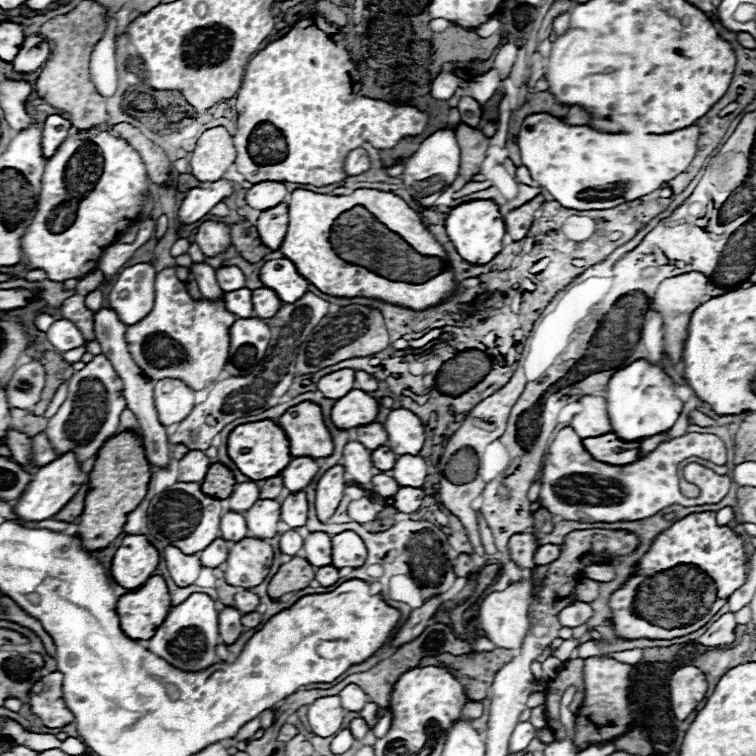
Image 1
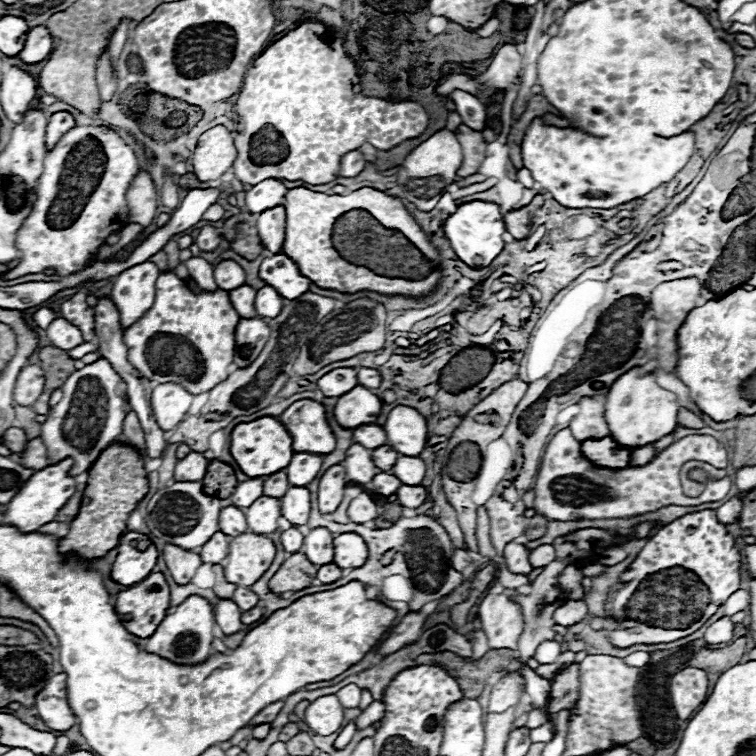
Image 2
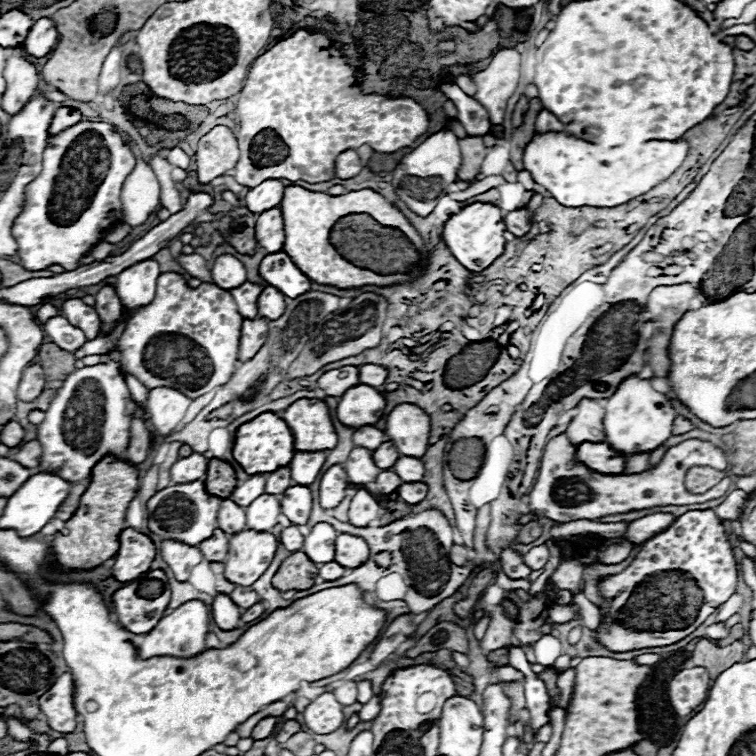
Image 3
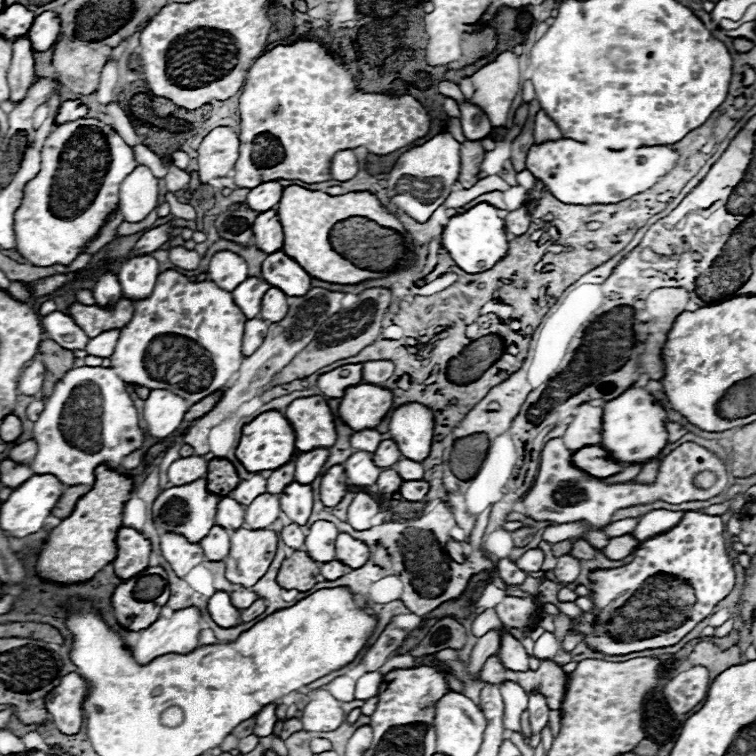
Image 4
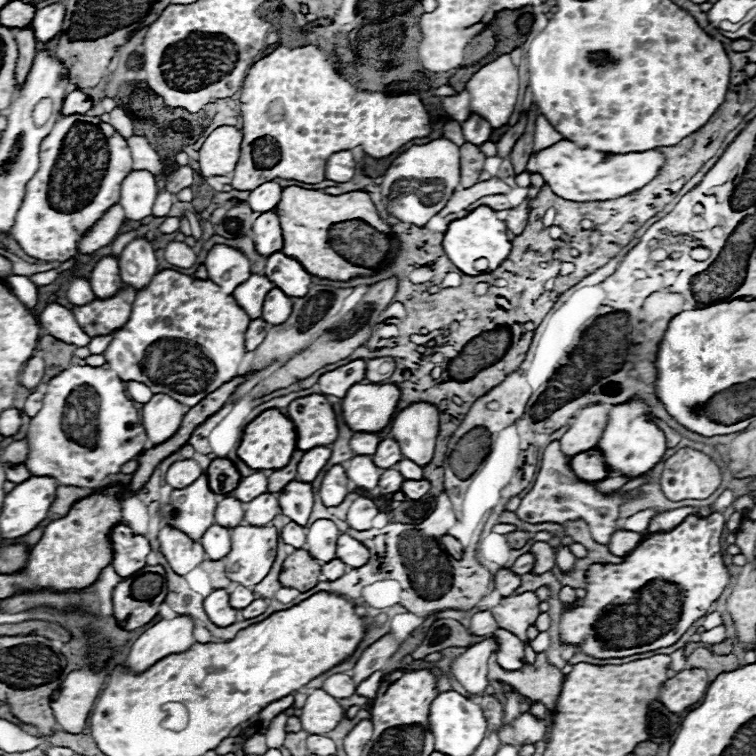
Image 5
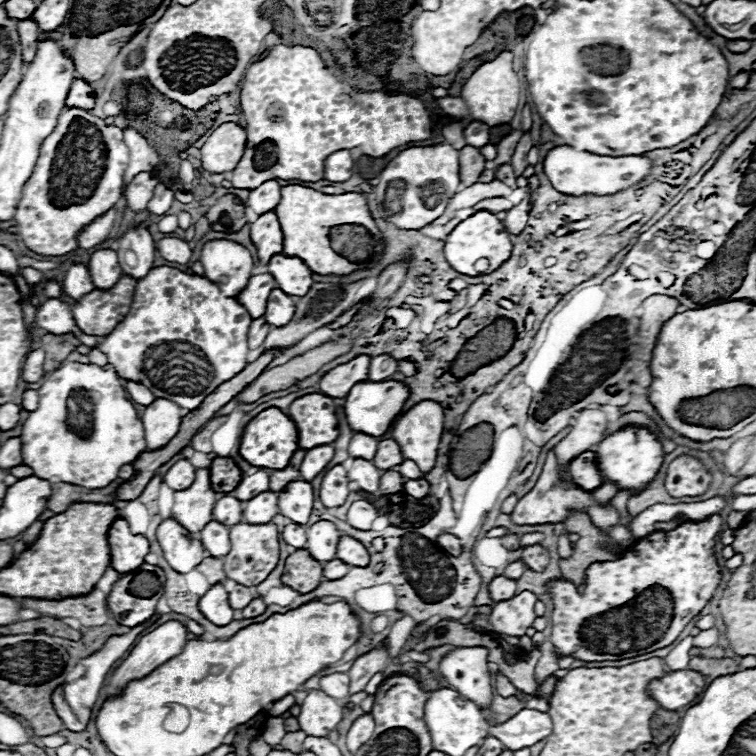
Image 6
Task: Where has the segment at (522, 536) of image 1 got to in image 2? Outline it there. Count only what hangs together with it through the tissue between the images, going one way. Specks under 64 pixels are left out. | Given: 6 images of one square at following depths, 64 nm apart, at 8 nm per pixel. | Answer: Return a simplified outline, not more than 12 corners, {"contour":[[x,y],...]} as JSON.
{"contour":[[524,542],[506,544],[504,558],[512,572],[528,574],[530,550]]}

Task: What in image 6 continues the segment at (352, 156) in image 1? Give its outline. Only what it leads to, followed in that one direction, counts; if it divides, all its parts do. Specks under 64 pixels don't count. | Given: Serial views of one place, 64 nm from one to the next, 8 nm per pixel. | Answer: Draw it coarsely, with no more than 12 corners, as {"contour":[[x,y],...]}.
{"contour":[[348,150],[330,154],[324,162],[324,178],[344,182],[352,176]]}

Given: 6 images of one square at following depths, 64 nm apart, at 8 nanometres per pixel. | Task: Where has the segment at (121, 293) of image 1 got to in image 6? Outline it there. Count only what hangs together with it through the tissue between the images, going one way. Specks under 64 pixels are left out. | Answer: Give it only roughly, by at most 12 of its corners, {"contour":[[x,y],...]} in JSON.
{"contour":[[128,228],[118,262],[126,276],[142,280],[154,268],[150,232]]}

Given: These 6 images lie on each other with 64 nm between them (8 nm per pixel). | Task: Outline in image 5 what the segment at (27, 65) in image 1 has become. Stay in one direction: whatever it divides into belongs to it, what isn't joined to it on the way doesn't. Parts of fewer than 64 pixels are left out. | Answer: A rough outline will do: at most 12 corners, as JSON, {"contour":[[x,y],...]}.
{"contour":[[64,6],[36,10],[34,38],[42,44],[60,34]]}

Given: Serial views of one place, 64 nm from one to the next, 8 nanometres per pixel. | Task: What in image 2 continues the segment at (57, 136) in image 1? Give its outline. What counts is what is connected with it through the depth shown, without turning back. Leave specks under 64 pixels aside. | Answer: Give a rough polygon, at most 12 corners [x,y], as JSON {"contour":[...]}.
{"contour":[[56,112],[46,124],[46,150],[76,126],[68,112]]}

